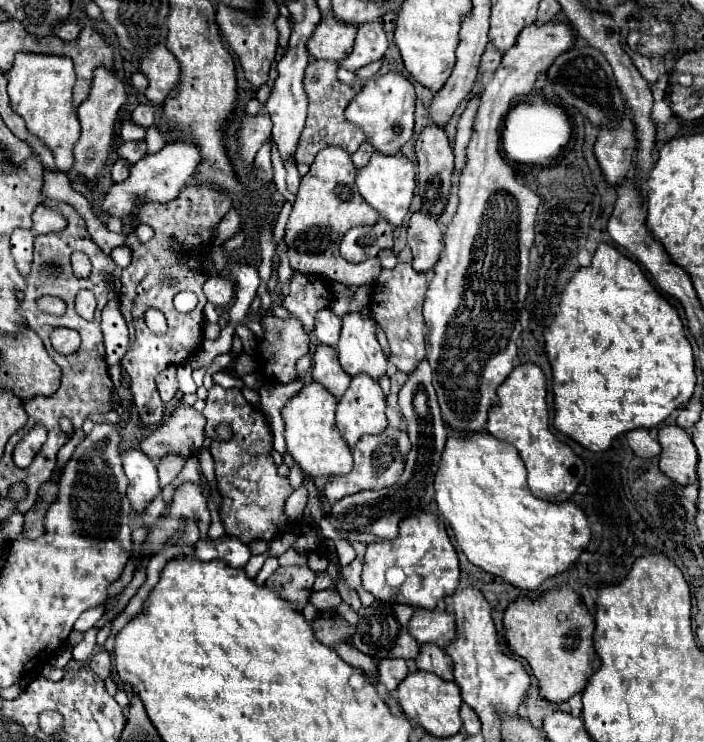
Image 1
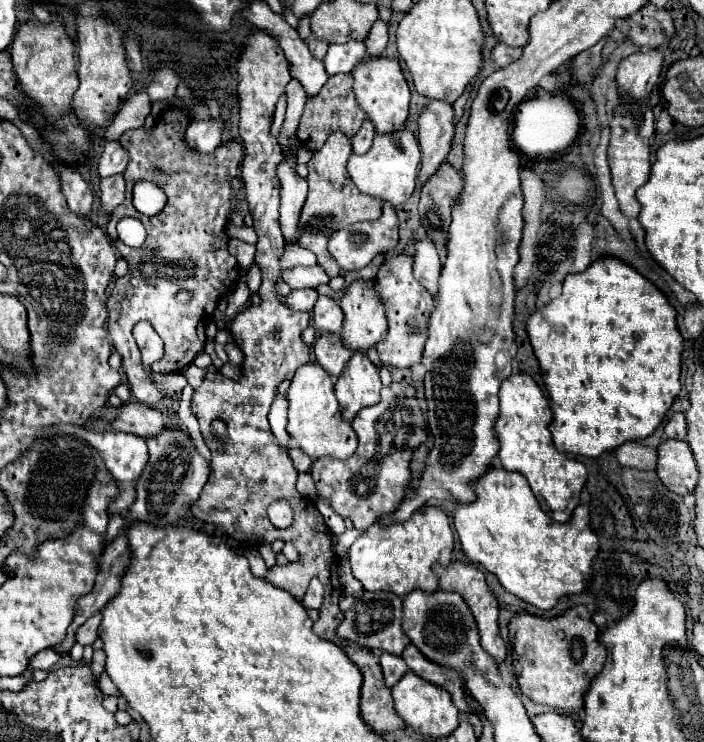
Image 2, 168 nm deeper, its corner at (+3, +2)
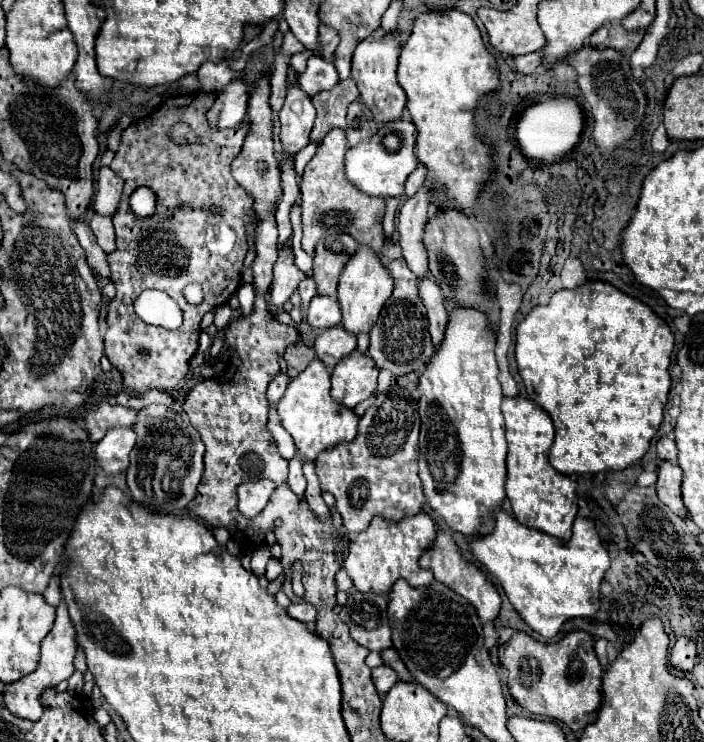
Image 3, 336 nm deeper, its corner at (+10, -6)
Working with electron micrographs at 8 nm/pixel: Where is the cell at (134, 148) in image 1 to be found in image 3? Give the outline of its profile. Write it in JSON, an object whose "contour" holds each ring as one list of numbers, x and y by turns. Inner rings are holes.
{"contour":[[100,168,98,172,98,188,94,196,94,210,100,216,110,216,118,212,118,204,122,198,122,180,110,170,110,168]]}

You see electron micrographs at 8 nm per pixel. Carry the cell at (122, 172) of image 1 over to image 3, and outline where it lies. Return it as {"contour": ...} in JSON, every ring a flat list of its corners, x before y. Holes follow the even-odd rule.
{"contour":[[94,214,94,218,90,220,90,228,96,236,96,242,100,244,100,248,110,254,116,250,116,244,114,244,114,226,112,226,112,220,108,216,98,216]]}

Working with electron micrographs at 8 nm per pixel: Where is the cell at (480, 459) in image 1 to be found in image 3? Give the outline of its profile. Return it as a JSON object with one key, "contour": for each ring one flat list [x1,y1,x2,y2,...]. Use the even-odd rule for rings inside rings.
{"contour":[[502,510,496,514,494,532,488,536,476,538,470,544,470,548,474,558,480,564,484,564,484,568,500,580,510,604,516,608,522,620,544,638,554,638,568,618,588,618,588,606,596,606,596,602,600,600,600,584,604,580,606,570,610,568,608,550,602,546,592,520,582,516,574,520,574,534,566,542,566,540,552,538,544,532,526,528,518,524,506,510]]}

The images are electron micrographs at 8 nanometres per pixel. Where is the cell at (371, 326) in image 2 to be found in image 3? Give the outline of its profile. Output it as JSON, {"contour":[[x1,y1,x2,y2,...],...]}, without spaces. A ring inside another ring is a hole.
{"contour":[[362,244,356,250,358,250,356,256,352,256,352,260,348,260,348,264,344,266,344,272,340,274,340,280,338,280,338,302,342,308,342,326,352,334,370,332,370,328,378,320,378,314,380,314,384,302,388,300,388,296,392,294,392,288,394,288,392,276,388,276,388,270,382,264,380,256,376,256,376,252,372,252,372,248,362,248]]}

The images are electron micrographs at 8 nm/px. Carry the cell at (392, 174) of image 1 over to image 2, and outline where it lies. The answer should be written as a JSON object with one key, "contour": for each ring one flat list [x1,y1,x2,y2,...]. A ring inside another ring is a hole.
{"contour":[[399,130,393,134,377,134,373,140,373,146,367,154,353,154,347,162,347,170,355,186,373,198,379,198,383,202,389,202,393,208,405,204,413,190,417,180,417,170,421,164,421,148,417,144,417,138,411,130],[397,134,397,136,395,136]]}

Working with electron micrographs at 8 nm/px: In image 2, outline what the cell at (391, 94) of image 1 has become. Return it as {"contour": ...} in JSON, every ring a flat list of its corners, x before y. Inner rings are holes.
{"contour":[[367,58,353,70,353,92,359,108,367,114,379,134,397,132,405,126,409,114,409,86,395,58]]}

